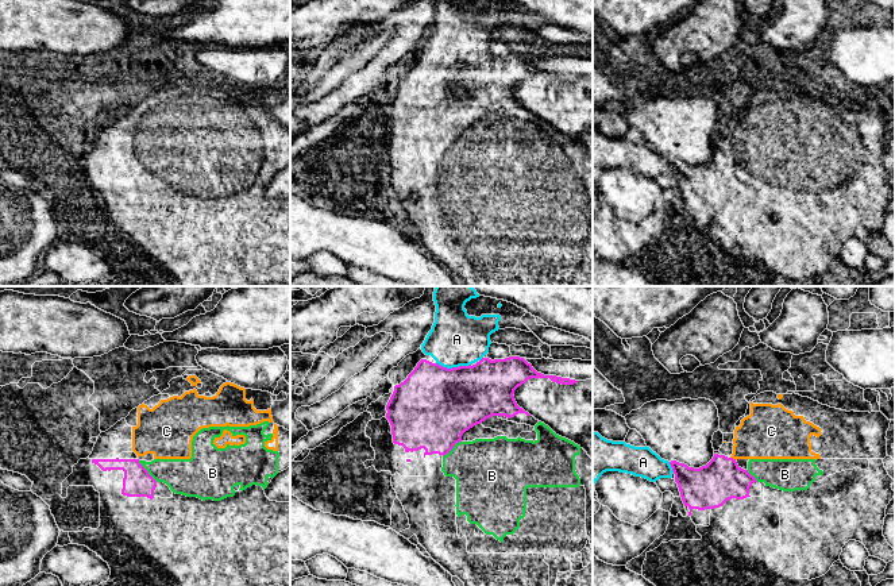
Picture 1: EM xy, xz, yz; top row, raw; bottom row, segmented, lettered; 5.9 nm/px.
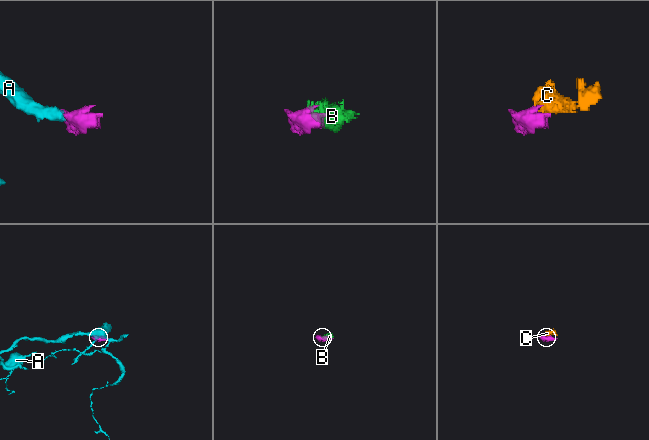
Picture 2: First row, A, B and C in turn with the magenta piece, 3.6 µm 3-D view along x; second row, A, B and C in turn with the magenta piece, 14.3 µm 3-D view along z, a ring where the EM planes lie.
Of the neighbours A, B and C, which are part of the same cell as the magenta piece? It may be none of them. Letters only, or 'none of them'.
A, B, C

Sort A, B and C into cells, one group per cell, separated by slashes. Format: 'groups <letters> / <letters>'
groups A B C

